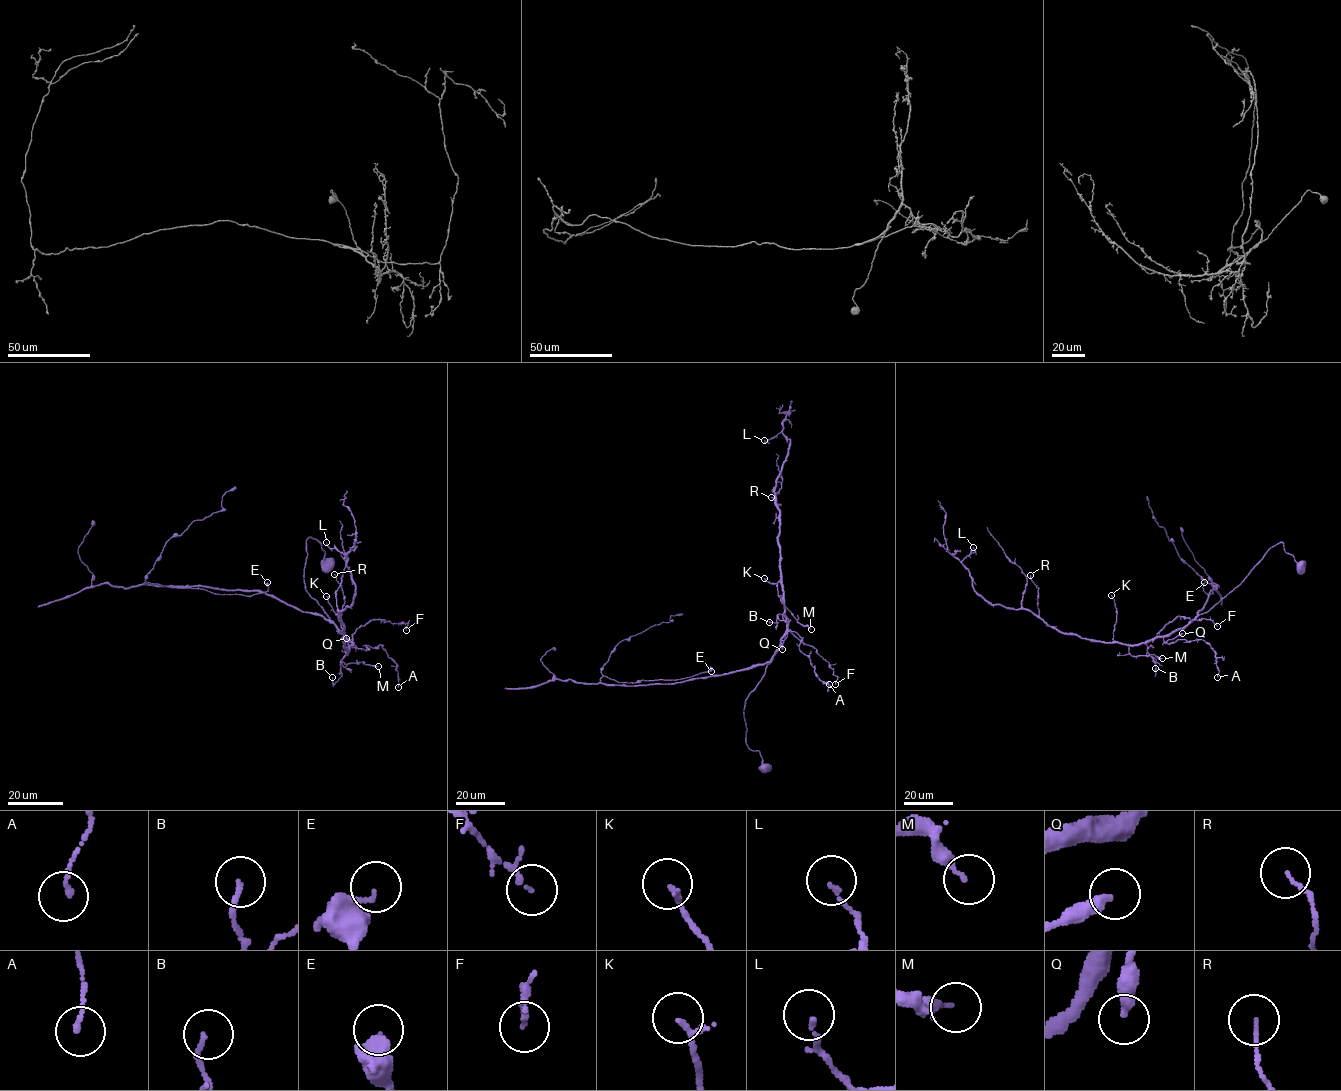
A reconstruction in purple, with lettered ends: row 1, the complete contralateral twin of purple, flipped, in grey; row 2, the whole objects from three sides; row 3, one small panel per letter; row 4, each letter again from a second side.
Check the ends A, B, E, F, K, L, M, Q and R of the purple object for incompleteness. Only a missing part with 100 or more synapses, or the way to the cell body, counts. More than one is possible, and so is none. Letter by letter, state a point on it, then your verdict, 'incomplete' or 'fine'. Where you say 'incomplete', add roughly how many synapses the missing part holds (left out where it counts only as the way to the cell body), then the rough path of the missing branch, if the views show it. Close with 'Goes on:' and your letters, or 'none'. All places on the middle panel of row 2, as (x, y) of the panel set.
A: place (829, 684); fine
B: place (769, 622); fine
E: place (711, 671); fine
F: place (835, 684); fine
K: place (764, 578); fine
L: place (764, 440); fine
M: place (811, 629); fine
Q: place (782, 649); fine
R: place (771, 497); fine
Goes on: none

